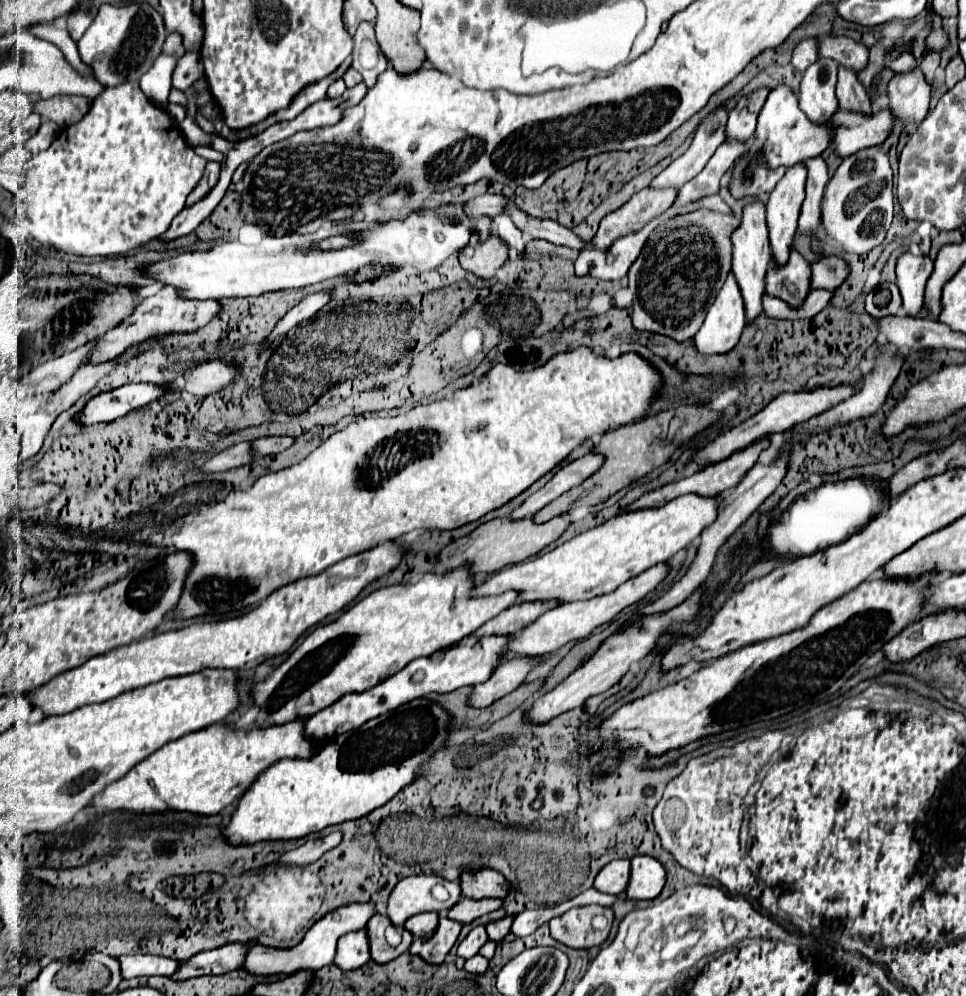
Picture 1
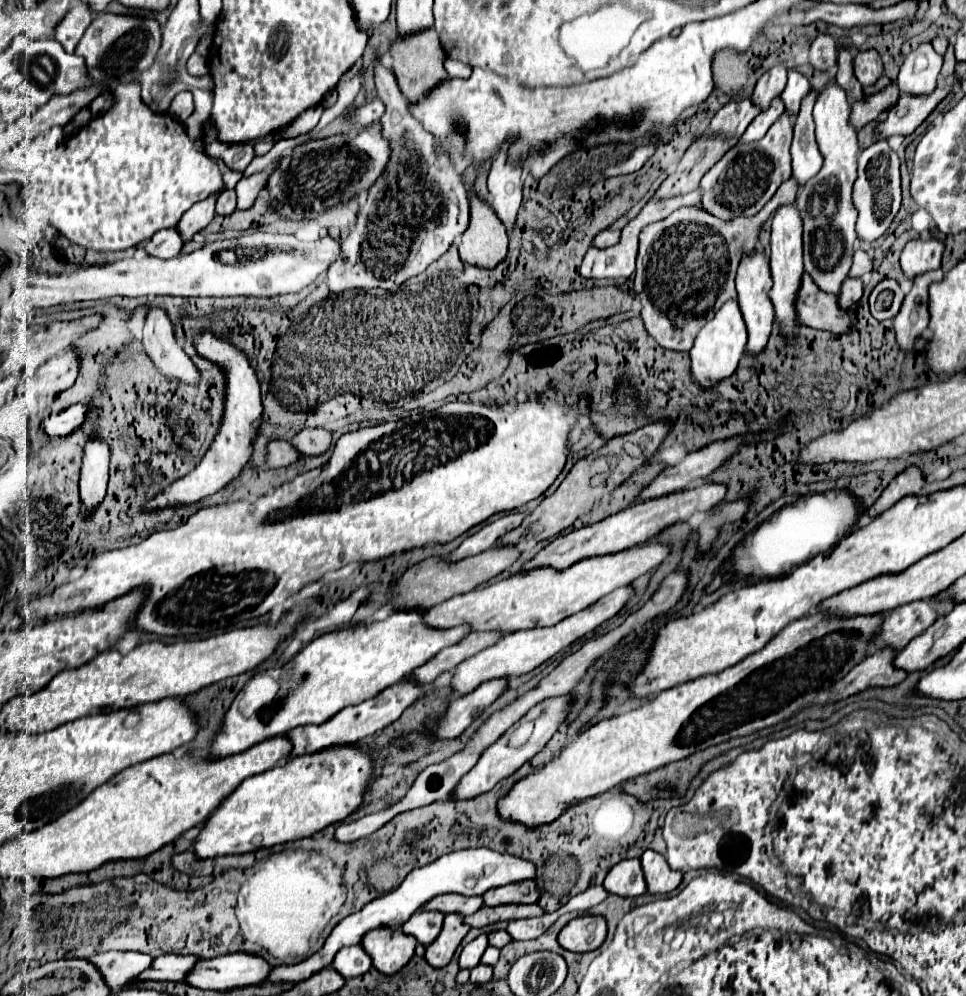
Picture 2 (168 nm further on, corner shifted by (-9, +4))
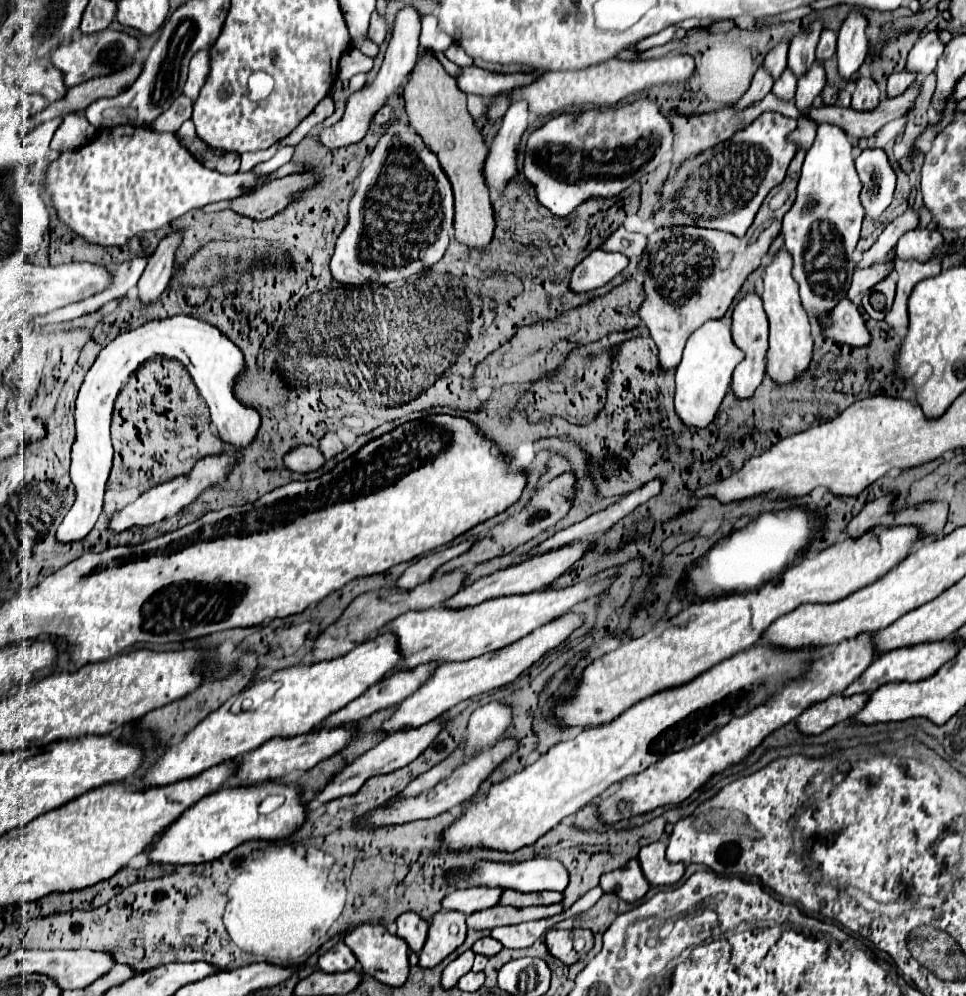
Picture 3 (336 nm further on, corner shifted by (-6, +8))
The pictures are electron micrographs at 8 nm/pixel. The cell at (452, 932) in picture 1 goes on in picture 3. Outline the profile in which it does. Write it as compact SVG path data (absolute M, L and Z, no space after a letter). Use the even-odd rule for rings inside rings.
M441 910L433 916L427 942L423 950L419 952L419 966L421 968L433 968L439 962L443 962L463 940L465 940L465 914L461 912L451 912L451 910ZM457 924L459 932L451 934L449 926Z

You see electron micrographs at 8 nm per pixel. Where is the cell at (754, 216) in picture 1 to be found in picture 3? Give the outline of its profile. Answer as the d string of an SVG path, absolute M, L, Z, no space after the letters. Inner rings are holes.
M749 292L733 310L733 338L737 346L743 350L745 358L735 366L733 372L733 392L737 398L749 398L755 388L761 384L765 376L765 364L767 364L767 334L769 334L769 320L761 304L761 296L757 292Z

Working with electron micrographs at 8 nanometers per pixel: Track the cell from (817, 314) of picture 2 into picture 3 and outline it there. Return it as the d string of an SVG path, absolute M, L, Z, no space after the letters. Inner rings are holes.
M843 298L833 310L829 310L827 320L821 320L821 334L849 346L865 346L869 342L869 332L857 310L857 306Z

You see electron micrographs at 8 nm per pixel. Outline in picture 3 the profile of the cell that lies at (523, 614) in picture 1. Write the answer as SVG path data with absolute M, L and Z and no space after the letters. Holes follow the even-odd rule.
M425 662L425 666L419 664L413 670L397 670L395 674L389 674L389 678L383 678L381 682L373 684L365 694L351 700L345 708L329 716L323 724L329 728L343 726L349 722L363 720L381 708L389 708L397 702L403 702L409 694L413 694L413 690L417 690L423 682L427 682L427 678L431 678L437 666L437 662Z

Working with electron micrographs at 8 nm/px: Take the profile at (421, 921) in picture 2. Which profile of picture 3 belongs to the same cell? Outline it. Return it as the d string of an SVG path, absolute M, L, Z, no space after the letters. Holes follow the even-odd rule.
M403 912L397 918L397 936L403 938L413 952L419 952L427 940L429 922L415 912Z

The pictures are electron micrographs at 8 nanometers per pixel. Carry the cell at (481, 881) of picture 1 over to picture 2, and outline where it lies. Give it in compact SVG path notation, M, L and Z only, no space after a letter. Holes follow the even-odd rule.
M516 882L502 888L488 890L484 894L486 906L502 906L502 904L536 904L540 898L540 890L536 882Z

